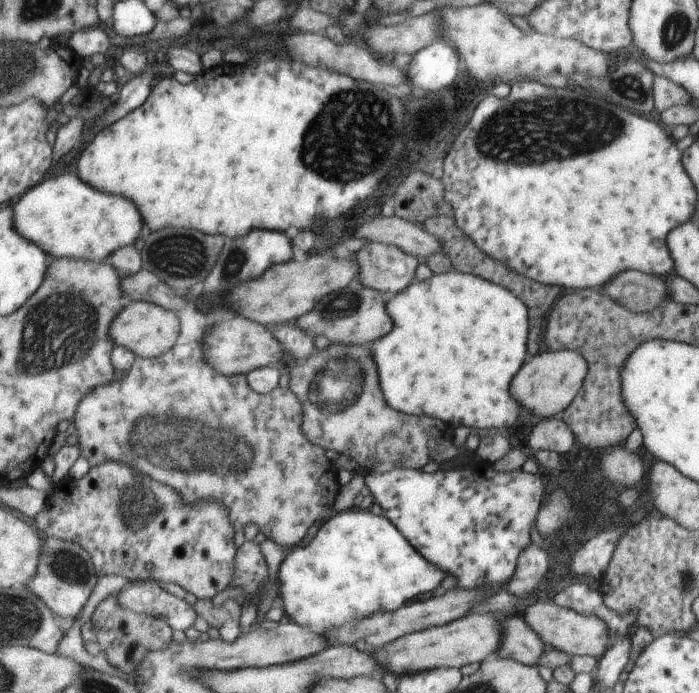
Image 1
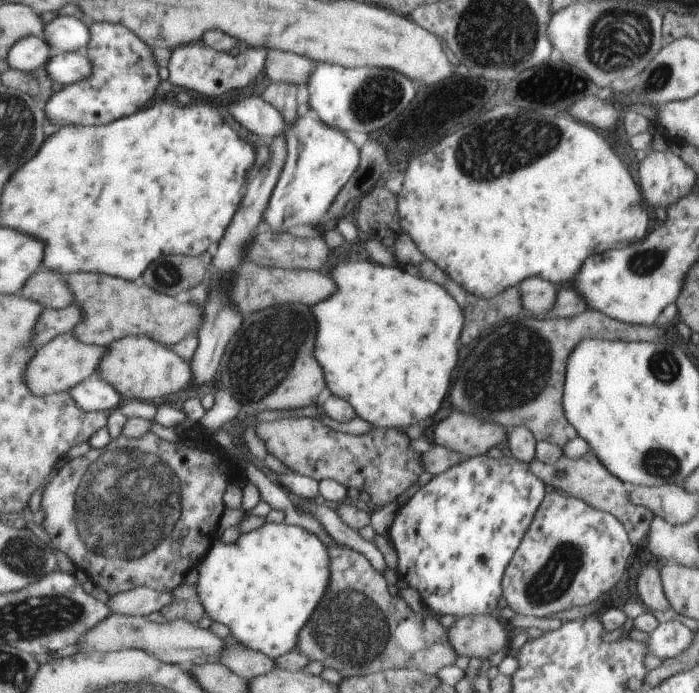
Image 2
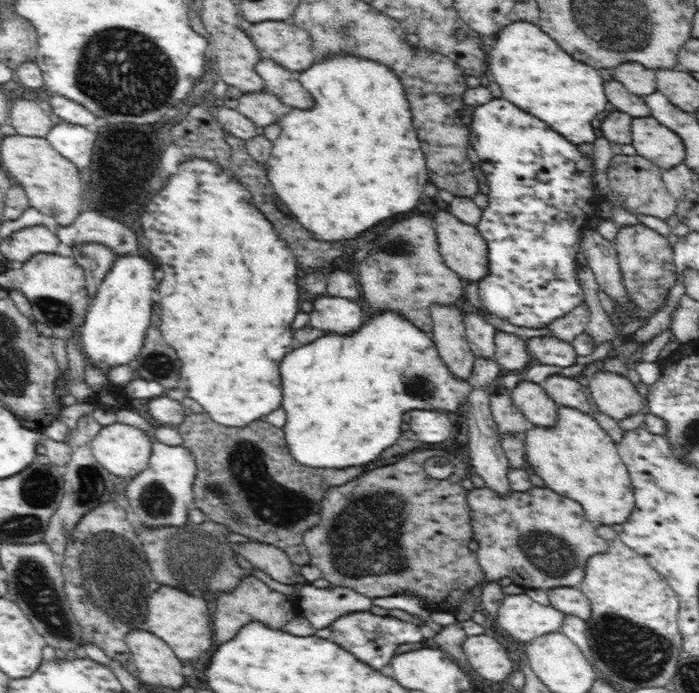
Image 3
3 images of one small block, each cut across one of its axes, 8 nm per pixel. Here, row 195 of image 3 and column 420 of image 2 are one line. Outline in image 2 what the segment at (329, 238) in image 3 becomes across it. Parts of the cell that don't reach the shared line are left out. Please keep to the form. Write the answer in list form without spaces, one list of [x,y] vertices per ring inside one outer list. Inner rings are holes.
[[[372,260],[340,262],[331,267],[330,276],[338,280],[340,292],[314,306],[318,320],[314,358],[324,372],[326,388],[332,395],[346,400],[355,414],[373,427],[402,429],[432,418],[448,396],[452,372],[458,364],[458,342],[464,328],[462,307],[442,285],[424,280],[400,266],[373,264]]]

